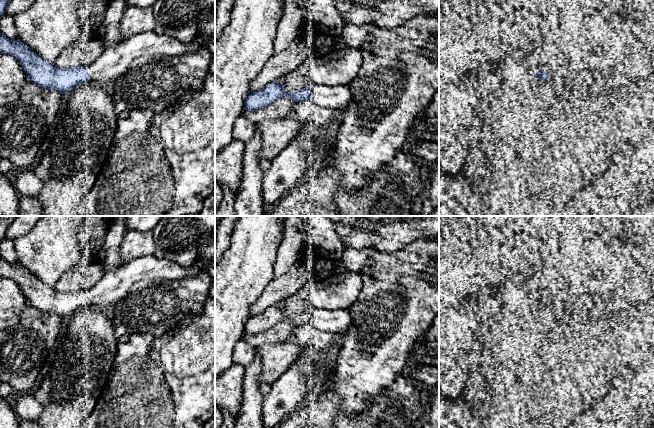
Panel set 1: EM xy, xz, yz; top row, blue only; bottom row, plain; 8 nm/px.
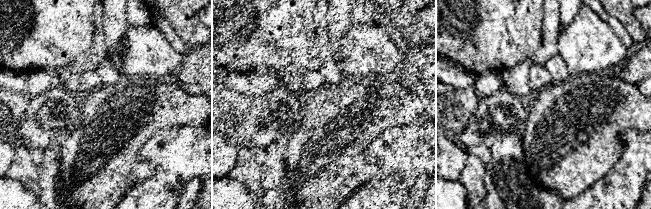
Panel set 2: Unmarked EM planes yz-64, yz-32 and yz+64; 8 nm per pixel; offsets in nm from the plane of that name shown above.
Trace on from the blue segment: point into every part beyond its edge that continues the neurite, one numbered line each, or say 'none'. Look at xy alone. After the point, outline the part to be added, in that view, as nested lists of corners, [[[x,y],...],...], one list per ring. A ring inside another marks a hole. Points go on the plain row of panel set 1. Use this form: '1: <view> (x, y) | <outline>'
1: xy (114, 284) | [[[153,254],[139,257],[125,263],[116,270],[105,272],[100,280],[87,290],[89,298],[88,305],[108,309],[111,305],[122,299],[129,292],[131,287],[138,282],[163,282],[186,279],[196,276],[200,271],[206,270],[213,264],[215,264],[215,261],[200,260],[190,267],[183,267],[169,260],[156,258]]]

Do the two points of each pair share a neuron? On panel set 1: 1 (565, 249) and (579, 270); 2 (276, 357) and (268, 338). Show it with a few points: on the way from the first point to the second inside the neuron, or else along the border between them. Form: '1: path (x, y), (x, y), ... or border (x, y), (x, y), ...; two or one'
1: border (581, 240), (563, 257); two
2: border (284, 341), (260, 344), (256, 348); two

